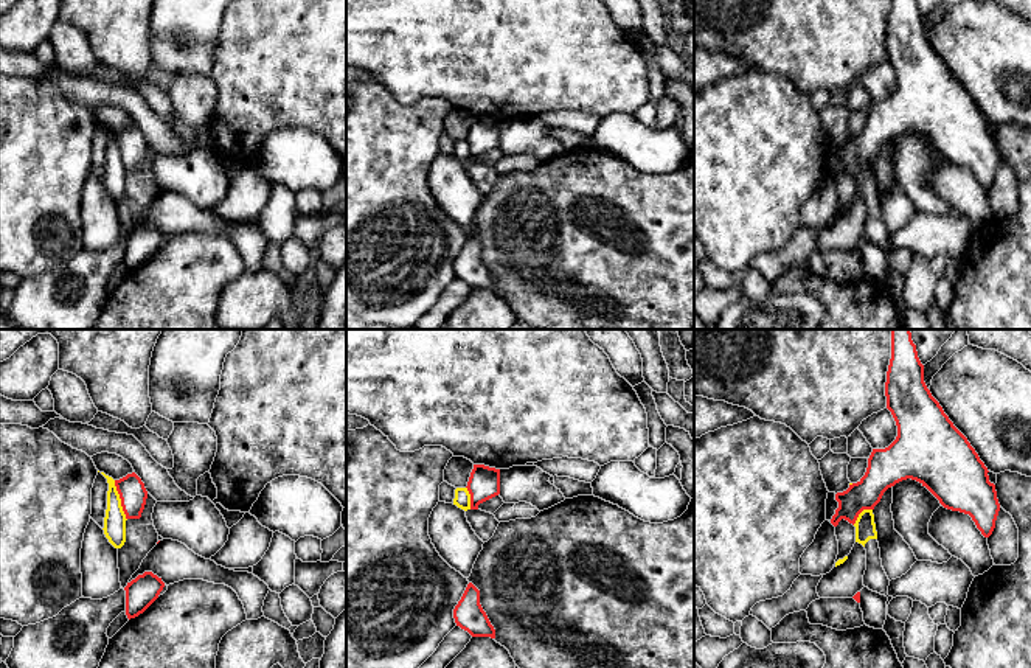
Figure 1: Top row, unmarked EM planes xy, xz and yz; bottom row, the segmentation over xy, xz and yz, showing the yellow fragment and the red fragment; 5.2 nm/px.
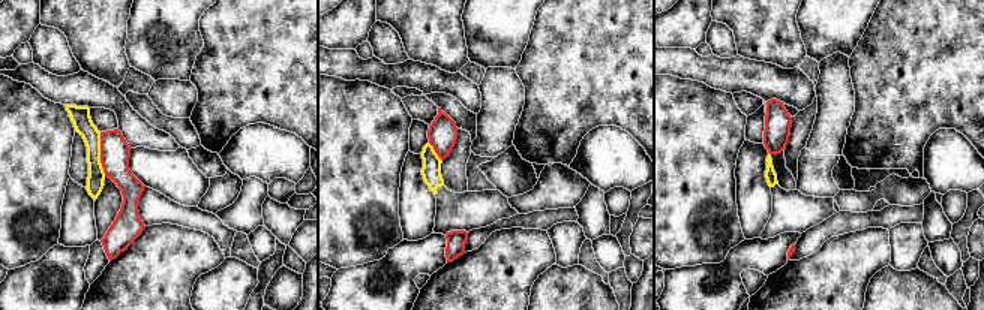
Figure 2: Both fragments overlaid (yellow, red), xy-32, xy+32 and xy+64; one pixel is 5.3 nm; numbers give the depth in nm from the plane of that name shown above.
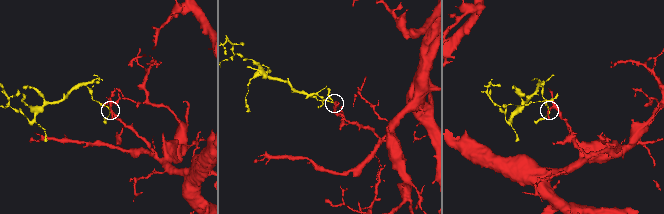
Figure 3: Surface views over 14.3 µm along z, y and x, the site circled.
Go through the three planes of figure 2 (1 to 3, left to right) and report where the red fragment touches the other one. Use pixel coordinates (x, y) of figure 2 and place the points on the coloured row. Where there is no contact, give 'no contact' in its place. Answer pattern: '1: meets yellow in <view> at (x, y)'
1: meets yellow in xy-32 at (99, 154)
2: meets yellow in xy+32 at (434, 152)
3: no contact

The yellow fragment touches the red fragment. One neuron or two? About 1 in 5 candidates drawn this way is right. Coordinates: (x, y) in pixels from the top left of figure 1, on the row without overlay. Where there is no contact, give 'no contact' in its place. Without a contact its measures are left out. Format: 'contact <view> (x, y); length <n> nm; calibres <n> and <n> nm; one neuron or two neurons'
contact xy (120, 153); length 220 nm; calibres 110 and 140 nm; two neurons

